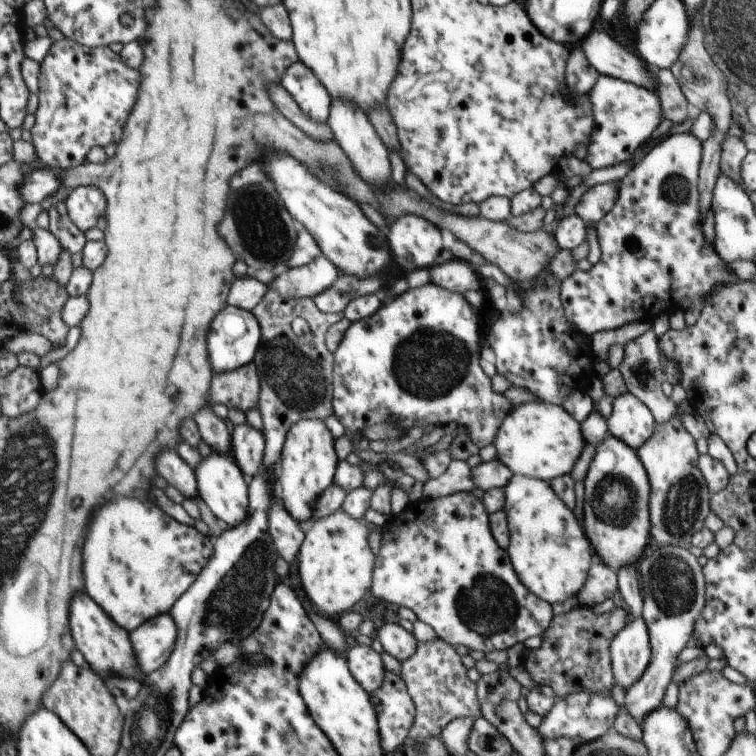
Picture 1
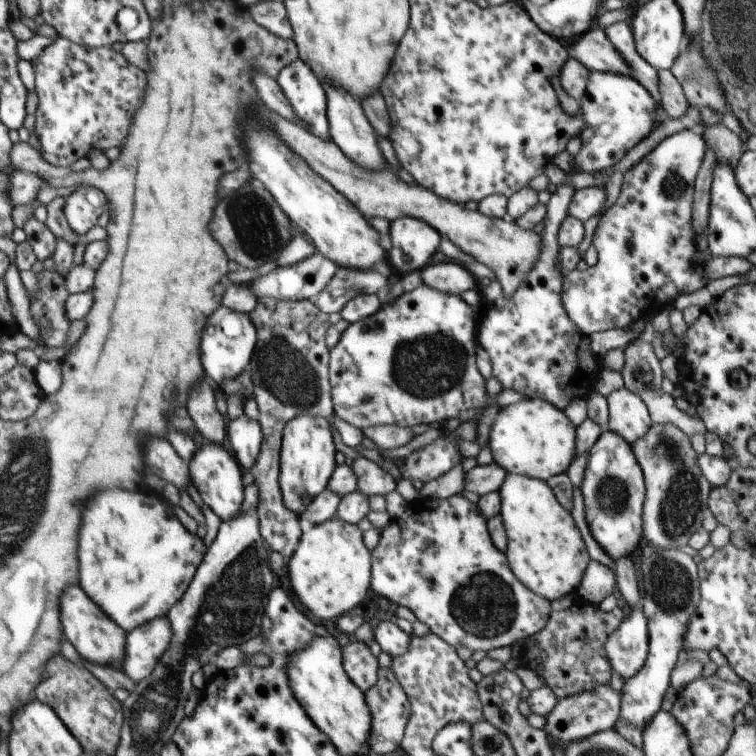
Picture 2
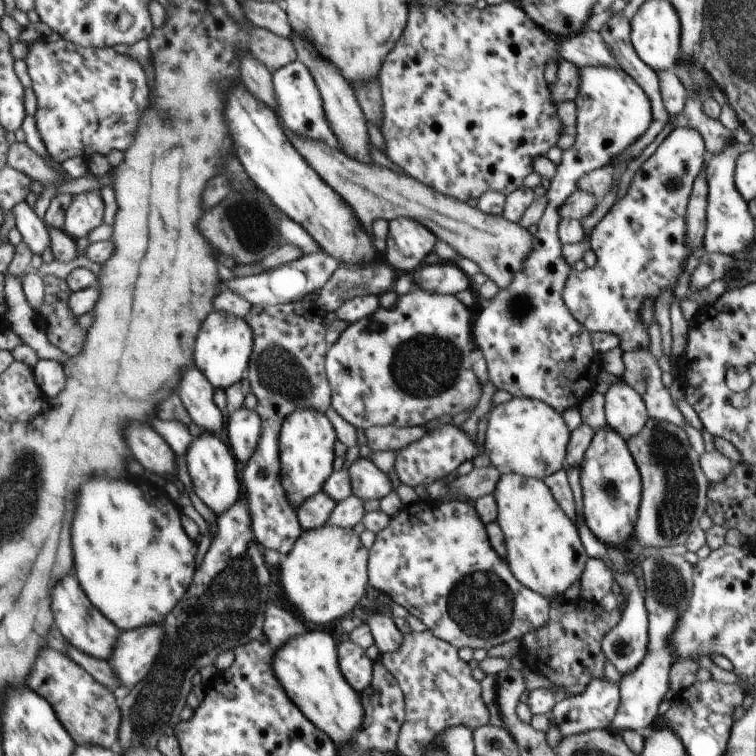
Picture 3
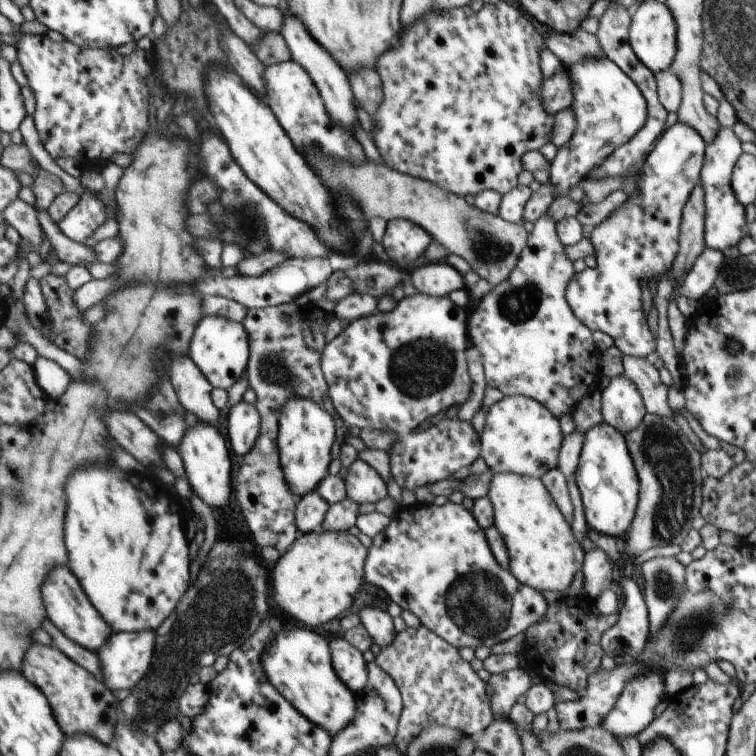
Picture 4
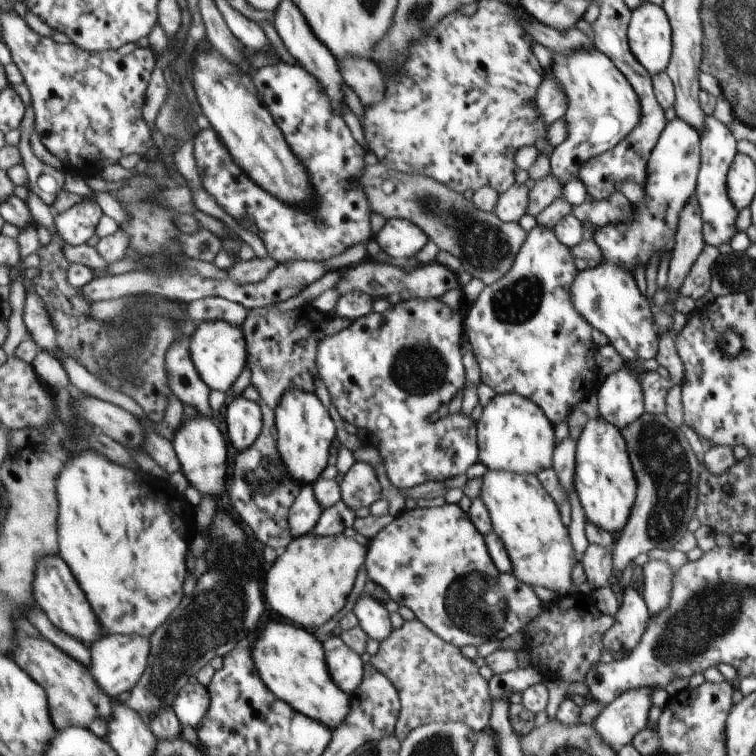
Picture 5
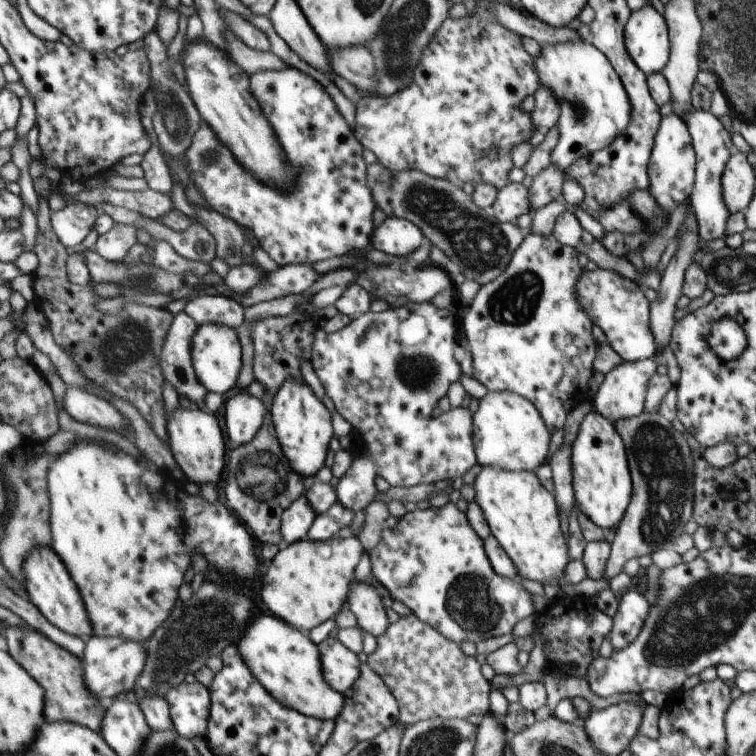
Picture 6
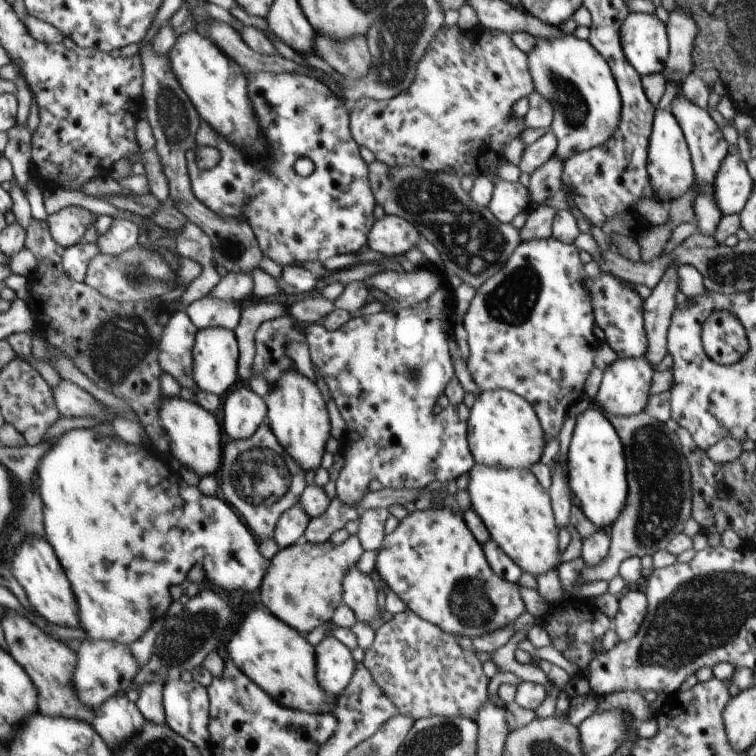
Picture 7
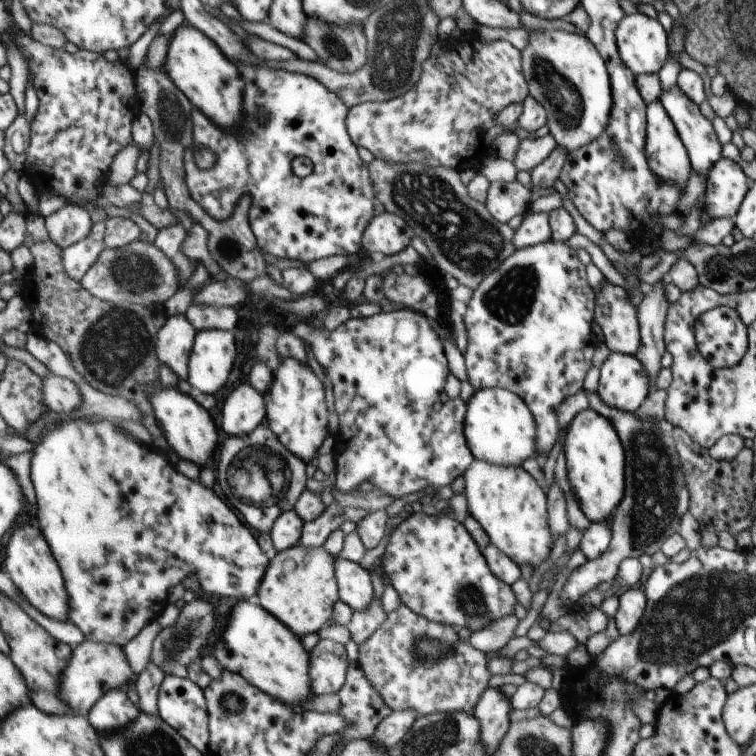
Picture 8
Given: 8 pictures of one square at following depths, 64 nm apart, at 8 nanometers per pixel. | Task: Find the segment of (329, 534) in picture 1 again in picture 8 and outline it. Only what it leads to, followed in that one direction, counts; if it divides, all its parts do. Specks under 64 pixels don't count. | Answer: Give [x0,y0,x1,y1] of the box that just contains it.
[257,531,366,637]

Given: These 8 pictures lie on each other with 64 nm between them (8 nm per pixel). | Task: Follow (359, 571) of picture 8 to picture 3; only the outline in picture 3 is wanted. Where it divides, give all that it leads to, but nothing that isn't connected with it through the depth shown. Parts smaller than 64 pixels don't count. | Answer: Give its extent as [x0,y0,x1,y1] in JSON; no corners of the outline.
[364,613,404,653]

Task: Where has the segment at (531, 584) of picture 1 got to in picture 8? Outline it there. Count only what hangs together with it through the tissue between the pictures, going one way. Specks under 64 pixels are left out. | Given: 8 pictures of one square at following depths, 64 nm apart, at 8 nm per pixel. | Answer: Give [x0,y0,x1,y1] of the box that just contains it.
[463,459,554,570]

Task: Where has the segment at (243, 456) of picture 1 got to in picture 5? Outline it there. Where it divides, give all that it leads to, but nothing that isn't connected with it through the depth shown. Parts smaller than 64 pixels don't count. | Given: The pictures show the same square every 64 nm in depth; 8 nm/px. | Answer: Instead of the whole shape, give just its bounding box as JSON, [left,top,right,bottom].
[227,396,265,453]

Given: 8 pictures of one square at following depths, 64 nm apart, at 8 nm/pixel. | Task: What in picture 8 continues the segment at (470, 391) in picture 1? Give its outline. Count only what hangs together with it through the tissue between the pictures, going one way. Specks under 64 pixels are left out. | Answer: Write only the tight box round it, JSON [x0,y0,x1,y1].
[282,308,474,498]

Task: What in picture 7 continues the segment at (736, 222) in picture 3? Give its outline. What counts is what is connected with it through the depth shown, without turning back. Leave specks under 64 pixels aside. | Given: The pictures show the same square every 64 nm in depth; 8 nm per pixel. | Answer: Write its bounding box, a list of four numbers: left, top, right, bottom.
[670,94,730,236]

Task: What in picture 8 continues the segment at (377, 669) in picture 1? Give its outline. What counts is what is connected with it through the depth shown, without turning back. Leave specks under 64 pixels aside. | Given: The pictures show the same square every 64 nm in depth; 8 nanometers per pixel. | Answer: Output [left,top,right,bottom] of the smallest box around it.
[310,639,348,694]

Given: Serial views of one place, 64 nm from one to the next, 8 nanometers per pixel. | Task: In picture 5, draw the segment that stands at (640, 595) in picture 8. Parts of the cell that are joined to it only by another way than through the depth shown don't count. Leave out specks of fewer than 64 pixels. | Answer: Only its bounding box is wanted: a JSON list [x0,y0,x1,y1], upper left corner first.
[605,584,649,660]

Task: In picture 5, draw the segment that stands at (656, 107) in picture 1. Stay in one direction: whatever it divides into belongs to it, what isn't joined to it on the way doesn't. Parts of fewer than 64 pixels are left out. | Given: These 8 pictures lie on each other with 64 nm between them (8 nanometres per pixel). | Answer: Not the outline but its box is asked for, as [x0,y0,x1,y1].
[466,47,642,425]

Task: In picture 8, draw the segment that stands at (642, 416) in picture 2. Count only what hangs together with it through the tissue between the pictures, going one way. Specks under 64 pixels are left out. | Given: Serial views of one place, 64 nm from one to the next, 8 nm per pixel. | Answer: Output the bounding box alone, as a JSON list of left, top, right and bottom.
[597,353,650,413]

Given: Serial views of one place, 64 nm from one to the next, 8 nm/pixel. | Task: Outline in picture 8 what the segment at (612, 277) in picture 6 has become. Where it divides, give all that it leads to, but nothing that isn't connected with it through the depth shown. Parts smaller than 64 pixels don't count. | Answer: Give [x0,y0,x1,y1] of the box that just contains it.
[594,278,640,356]

